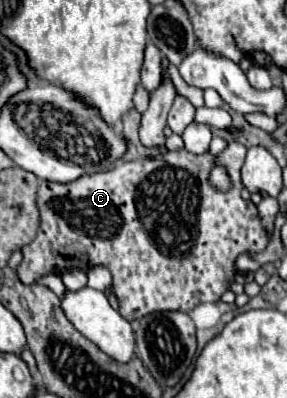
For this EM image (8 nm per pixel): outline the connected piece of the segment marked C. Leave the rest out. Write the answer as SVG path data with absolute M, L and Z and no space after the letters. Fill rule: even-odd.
M229 143L225 151L221 151L219 155L209 155L209 153L203 153L203 155L193 155L185 149L179 149L179 151L171 151L171 159L167 159L167 179L165 179L165 159L163 157L149 157L149 159L137 159L137 161L125 161L125 163L117 163L113 169L107 169L105 173L93 173L89 177L79 177L77 181L71 181L71 183L51 183L51 181L41 181L41 187L39 187L39 199L37 199L37 205L41 209L41 227L37 231L37 237L27 245L23 247L23 261L21 265L17 267L17 275L23 283L35 283L43 273L53 273L53 271L65 271L65 269L81 269L81 271L89 271L91 267L95 265L103 265L111 271L113 275L113 287L111 291L115 293L115 297L119 299L119 313L127 319L127 321L137 321L149 313L155 313L155 311L191 311L195 305L201 303L201 299L205 303L217 303L221 299L221 295L227 291L227 279L235 275L235 259L237 255L241 253L257 253L257 251L263 251L269 243L269 235L261 223L261 217L259 217L259 211L257 207L253 205L253 201L247 201L241 197L241 191L243 191L243 183L241 183L241 167L243 167L243 161L245 161L245 145L241 143ZM215 163L221 163L225 167L229 167L229 175L231 175L231 181L233 181L233 187L229 191L217 191L209 185L207 177L209 177L209 171Z

